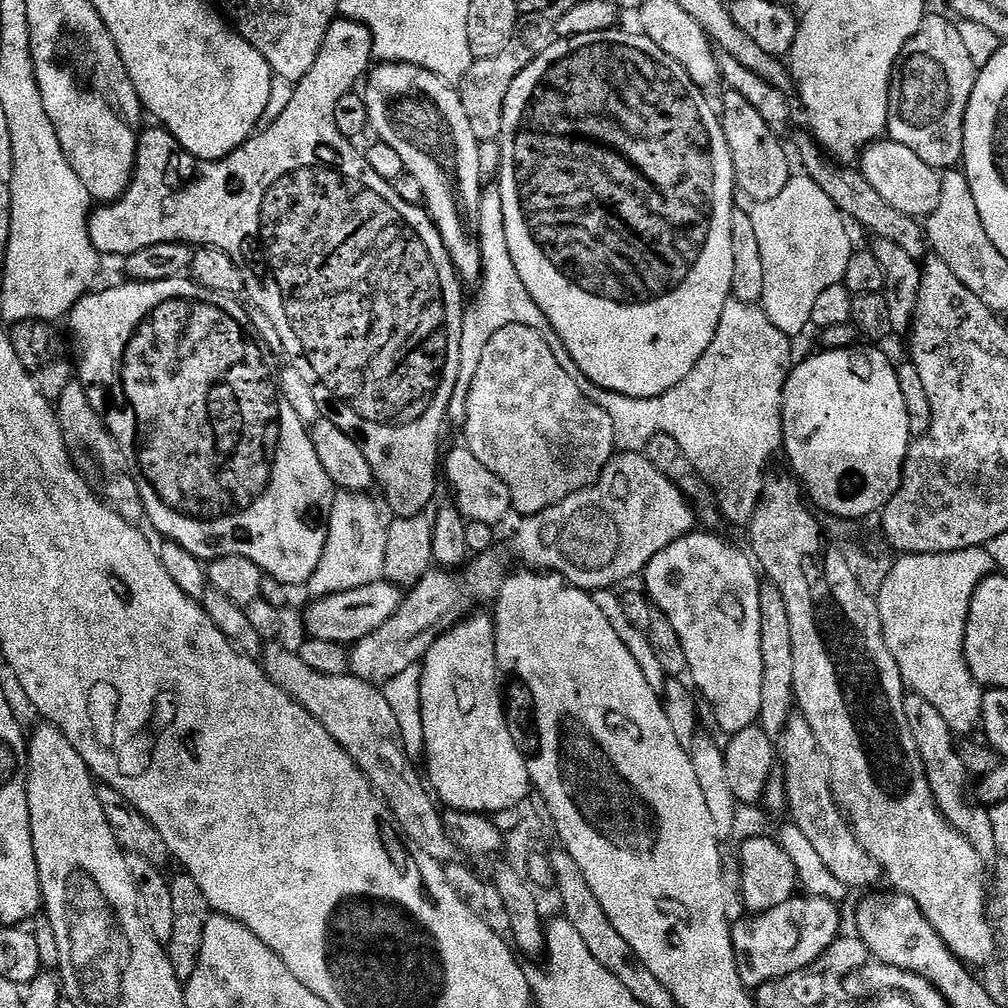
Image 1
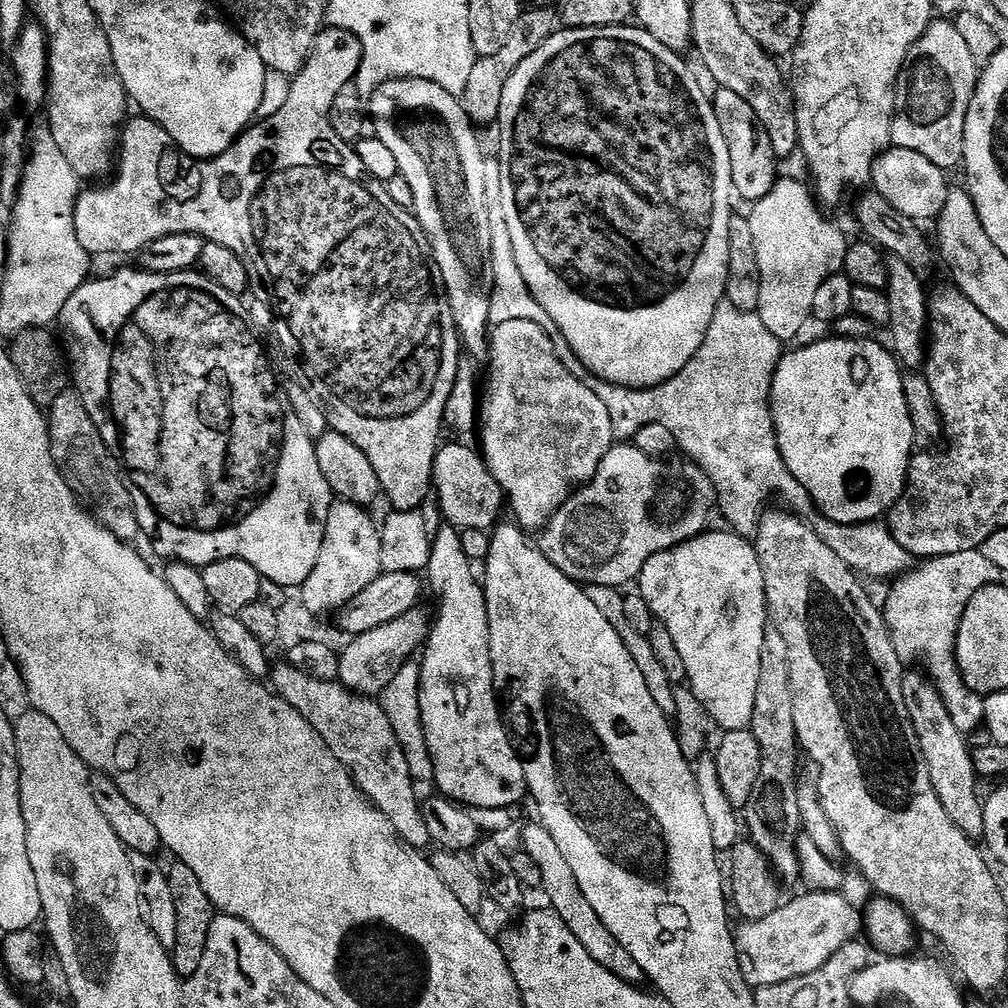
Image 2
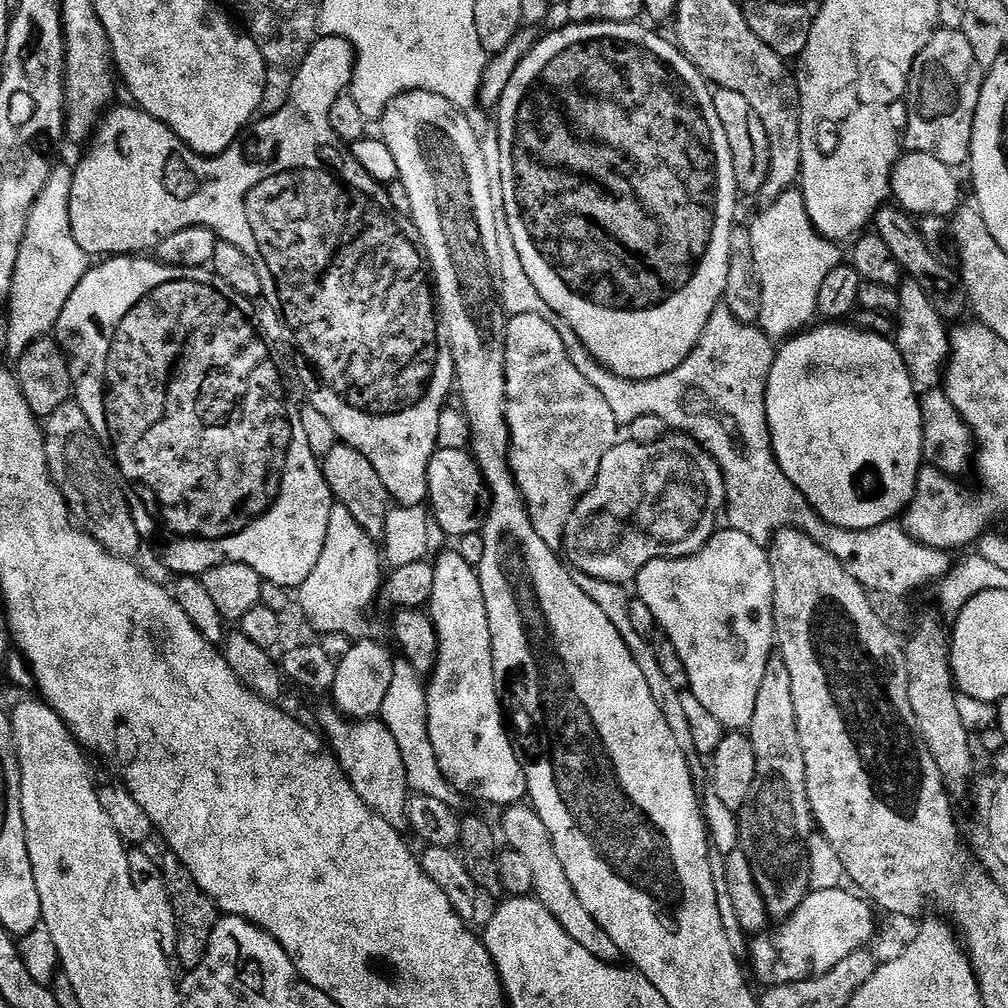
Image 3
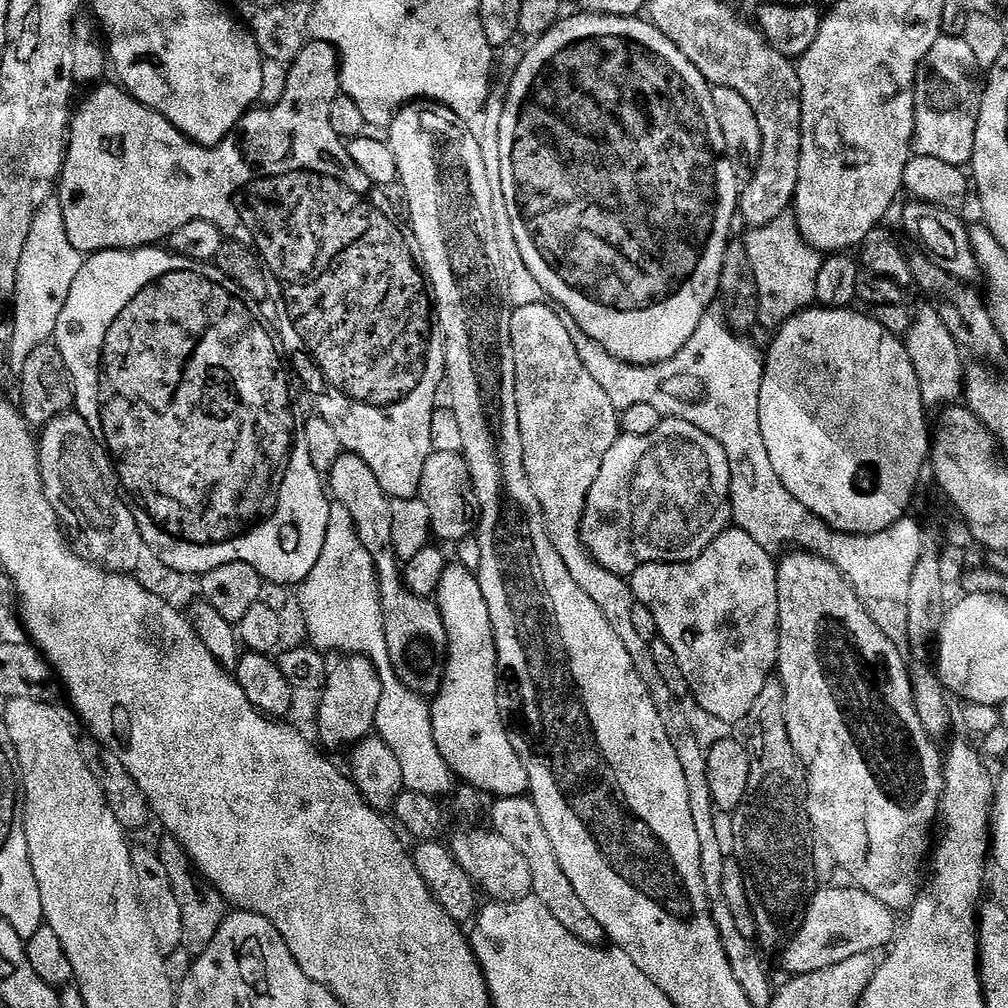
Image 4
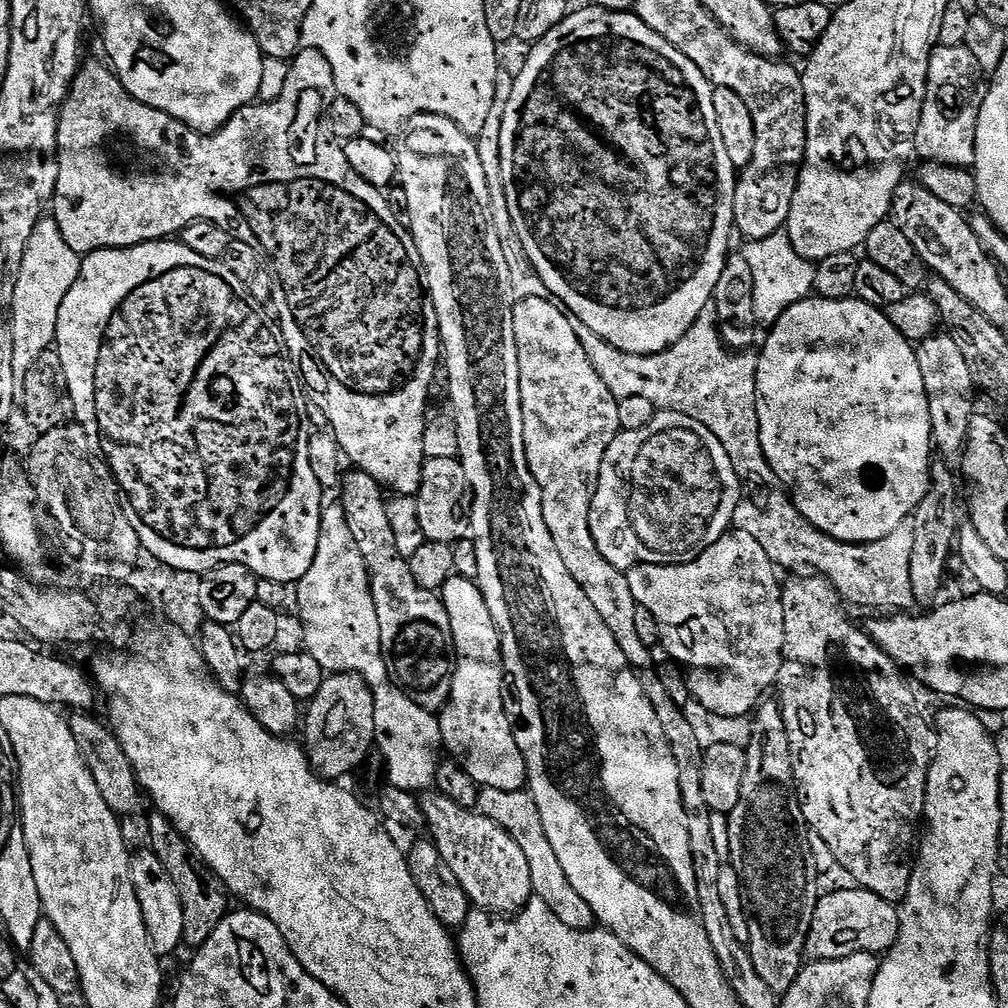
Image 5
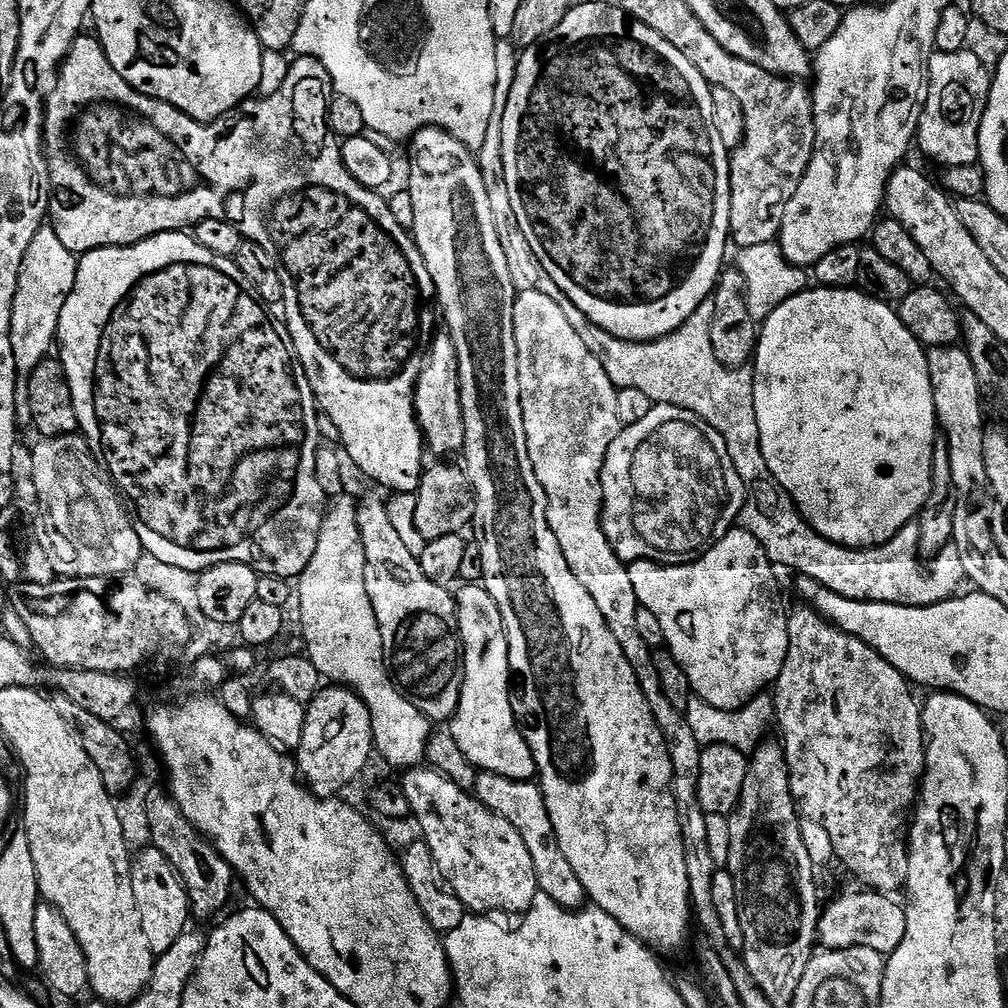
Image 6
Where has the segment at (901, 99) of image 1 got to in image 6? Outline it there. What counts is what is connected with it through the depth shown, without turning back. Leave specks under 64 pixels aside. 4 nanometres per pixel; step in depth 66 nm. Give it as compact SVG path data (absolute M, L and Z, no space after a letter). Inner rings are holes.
M933 51L928 67L928 97L924 113L920 119L918 133L918 148L938 163L944 164L945 169L954 166L970 166L980 159L980 127L984 111L988 105L988 95L992 89L993 73L981 62L974 53L938 52Z

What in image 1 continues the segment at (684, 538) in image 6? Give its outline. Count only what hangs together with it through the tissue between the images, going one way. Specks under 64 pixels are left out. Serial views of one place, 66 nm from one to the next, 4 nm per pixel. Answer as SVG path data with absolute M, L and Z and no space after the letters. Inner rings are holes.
M620 452L613 455L600 477L588 488L570 494L562 502L533 516L525 516L512 536L512 548L529 569L555 574L567 580L573 588L585 590L612 590L615 584L624 584L641 575L654 554L662 554L666 546L678 542L697 527L693 505L639 452Z

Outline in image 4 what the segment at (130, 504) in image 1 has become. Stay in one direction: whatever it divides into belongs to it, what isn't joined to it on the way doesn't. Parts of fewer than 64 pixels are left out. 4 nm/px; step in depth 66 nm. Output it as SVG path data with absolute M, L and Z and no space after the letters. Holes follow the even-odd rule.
M75 410L66 411L54 418L45 424L39 433L38 447L44 493L56 511L56 517L66 529L72 547L85 560L91 560L93 564L99 564L110 572L135 573L136 568L142 563L142 541L138 522L134 518L129 501L122 495L120 476L116 472L115 464L112 463L112 457L108 455L100 439L90 430L86 418L82 418Z

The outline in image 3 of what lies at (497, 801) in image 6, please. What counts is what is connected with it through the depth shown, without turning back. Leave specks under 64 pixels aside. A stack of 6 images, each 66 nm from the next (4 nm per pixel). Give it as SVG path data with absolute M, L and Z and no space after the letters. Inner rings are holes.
M528 802L507 805L503 812L504 817L501 818L500 824L498 823L503 843L505 840L511 851L526 858L530 874L534 874L532 892L536 899L542 902L542 906L546 906L546 910L550 910L550 914L554 914L554 918L558 918L558 926L562 926L562 930L566 930L566 934L570 934L570 938L574 938L578 946L590 950L590 954L594 954L594 958L602 962L620 964L622 957L618 946L614 946L614 938L610 938L610 934L606 934L606 930L602 930L598 922L594 922L594 914L590 914L590 910L582 906L582 901L570 883L570 877L566 875L566 869L558 859L558 850L554 850L550 830L546 830L546 822L542 822L542 818Z

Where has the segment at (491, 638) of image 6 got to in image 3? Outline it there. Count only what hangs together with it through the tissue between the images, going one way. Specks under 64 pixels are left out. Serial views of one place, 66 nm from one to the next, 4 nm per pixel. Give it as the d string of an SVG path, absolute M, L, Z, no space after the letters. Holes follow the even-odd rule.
M448 550L441 554L432 564L434 570L434 594L430 605L430 615L432 624L436 627L436 637L438 638L438 654L436 655L436 668L430 673L427 681L426 691L428 694L428 733L430 734L430 746L434 746L434 758L438 758L438 770L452 783L453 793L469 796L472 800L485 800L488 804L500 804L507 806L519 804L527 797L528 783L524 767L520 764L520 759L516 757L516 747L512 745L512 737L509 733L503 708L500 707L500 695L494 682L494 658L492 657L492 643L490 642L490 622L486 614L486 602L482 598L482 582L479 571L462 554L455 550Z

